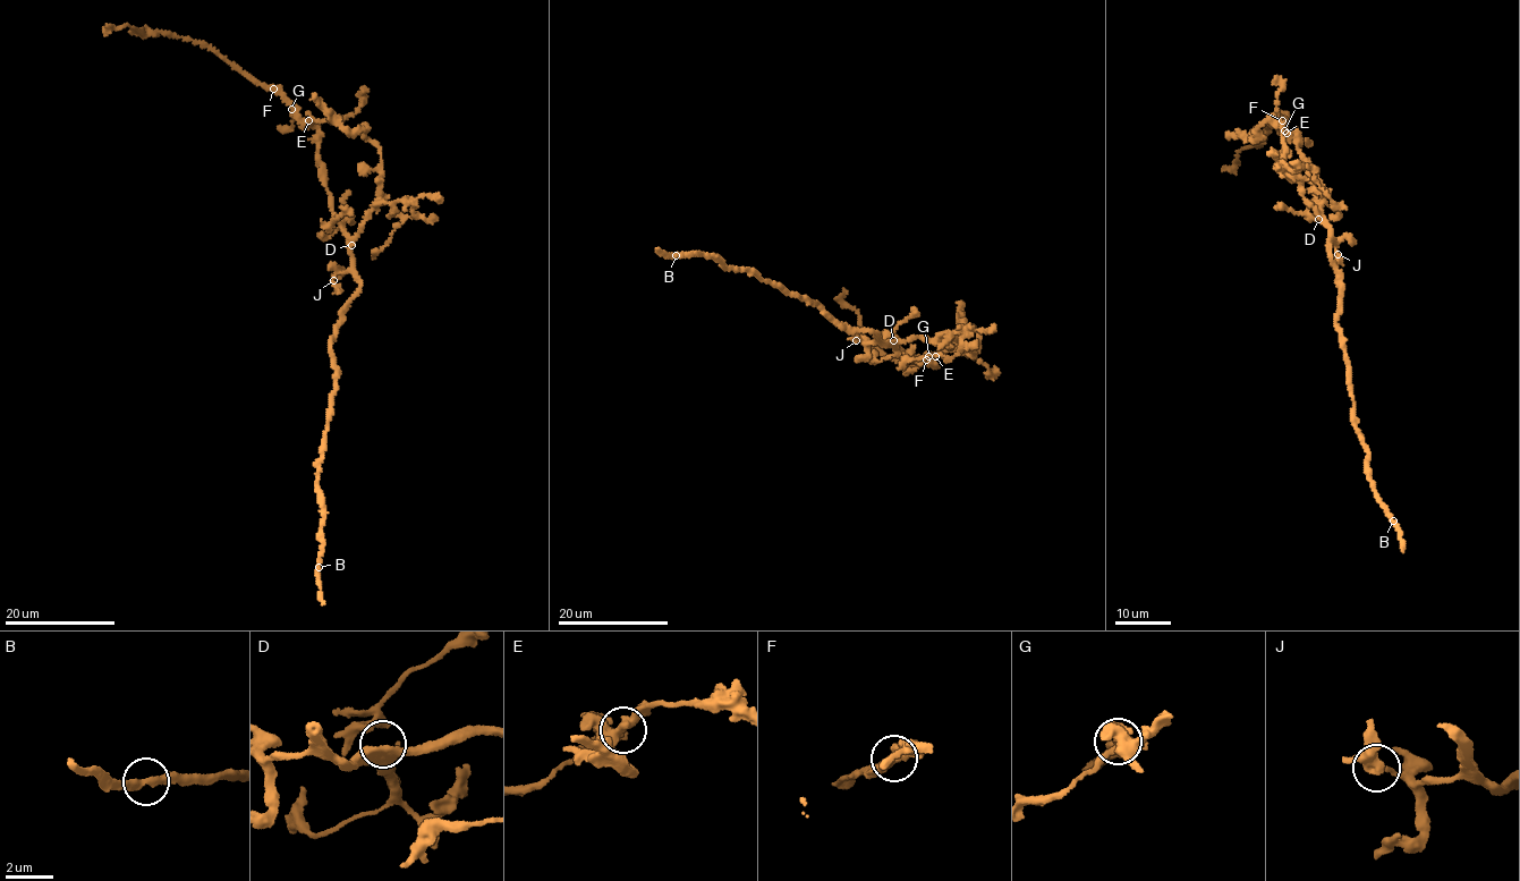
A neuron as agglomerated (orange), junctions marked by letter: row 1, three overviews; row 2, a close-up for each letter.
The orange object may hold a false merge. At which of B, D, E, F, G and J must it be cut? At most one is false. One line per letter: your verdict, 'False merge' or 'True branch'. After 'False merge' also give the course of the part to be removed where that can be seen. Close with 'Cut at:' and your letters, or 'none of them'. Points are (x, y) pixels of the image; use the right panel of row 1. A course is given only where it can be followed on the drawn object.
B: True branch
D: True branch
E: True branch
F: False merge
G: True branch
J: True branch
Cut at: F

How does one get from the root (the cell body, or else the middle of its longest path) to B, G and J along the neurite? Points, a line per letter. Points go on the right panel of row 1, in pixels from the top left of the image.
B: (1323, 215), (1339, 286), (1335, 327), (1347, 357), (1355, 428), (1365, 446), (1373, 490), (1393, 521)
G: (1323, 215), (1308, 177), (1307, 160), (1298, 147), (1299, 133), (1285, 135), (1284, 130)
J: (1323, 215), (1323, 223), (1330, 229), (1338, 254)

